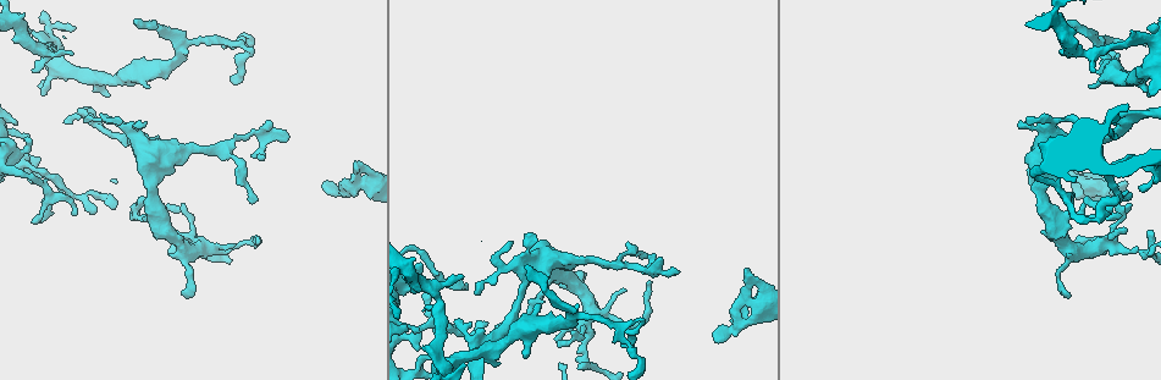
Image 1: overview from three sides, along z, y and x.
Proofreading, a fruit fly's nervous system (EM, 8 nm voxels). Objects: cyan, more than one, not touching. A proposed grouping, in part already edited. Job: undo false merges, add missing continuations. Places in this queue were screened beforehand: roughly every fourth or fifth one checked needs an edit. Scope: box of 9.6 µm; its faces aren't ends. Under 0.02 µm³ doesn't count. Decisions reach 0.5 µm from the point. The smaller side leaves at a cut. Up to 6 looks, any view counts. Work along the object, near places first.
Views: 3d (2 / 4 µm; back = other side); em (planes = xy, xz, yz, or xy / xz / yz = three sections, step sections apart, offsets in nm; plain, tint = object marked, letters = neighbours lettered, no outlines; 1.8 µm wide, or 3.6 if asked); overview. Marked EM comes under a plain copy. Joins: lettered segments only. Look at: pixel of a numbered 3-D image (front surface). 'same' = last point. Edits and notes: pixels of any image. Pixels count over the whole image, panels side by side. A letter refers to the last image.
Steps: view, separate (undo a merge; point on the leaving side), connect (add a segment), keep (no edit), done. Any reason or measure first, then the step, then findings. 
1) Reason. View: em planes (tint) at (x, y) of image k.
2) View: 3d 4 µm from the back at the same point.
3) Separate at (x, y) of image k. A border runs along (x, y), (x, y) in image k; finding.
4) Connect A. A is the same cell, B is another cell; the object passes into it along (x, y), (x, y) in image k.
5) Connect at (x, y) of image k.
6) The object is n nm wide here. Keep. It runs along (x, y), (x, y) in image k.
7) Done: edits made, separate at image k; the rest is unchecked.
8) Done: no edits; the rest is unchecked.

Free end. View: em xz step 8 (letters) at (1125, 182) of image 1.

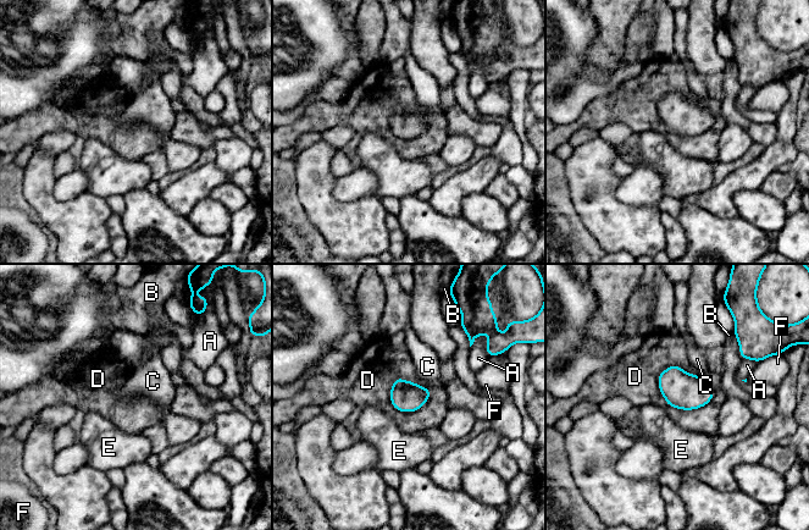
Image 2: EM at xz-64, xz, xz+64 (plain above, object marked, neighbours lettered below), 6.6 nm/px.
Keep. A, B, C, D, E and F are other cells; a border runs along (658, 374), (669, 406), (714, 396) in image 2; none of them fits.

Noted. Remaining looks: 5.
Three-way junction. View: 3d 2 µm at (1097, 44) of image 1.

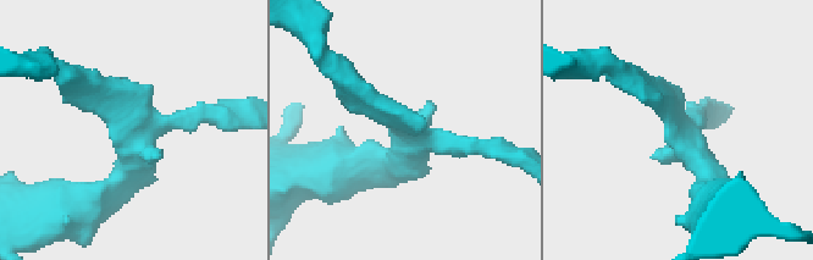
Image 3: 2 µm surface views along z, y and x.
3 arms meet here; the arms are 170, 180, 380 nm wide; now the EM. View: em yz step 16 (letters) at (690, 139) of image 3.

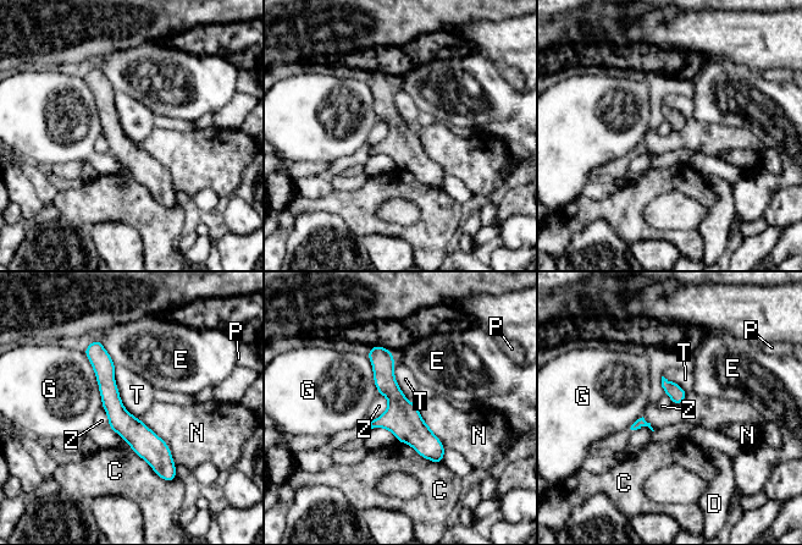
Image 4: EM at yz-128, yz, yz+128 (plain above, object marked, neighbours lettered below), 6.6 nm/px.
The object is 100 nm wide here; the longest contact is with T, 400 nm. Keep. C, D, E, G, N, P, T and Z are other cells; all the same neuron.

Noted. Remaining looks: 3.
Branch stops here. View: 3d 2 µm at (527, 264) of image 1.

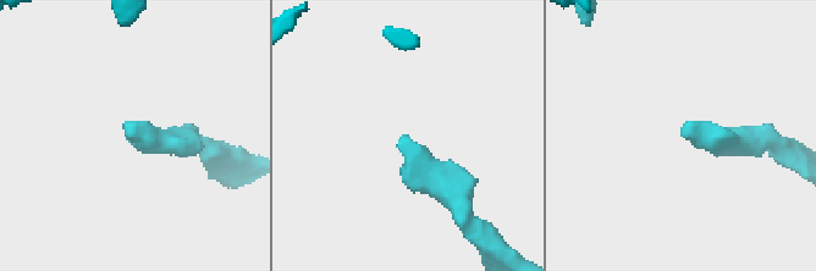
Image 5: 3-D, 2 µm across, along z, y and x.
View: em planes (letters) at (405, 136) of image 5.

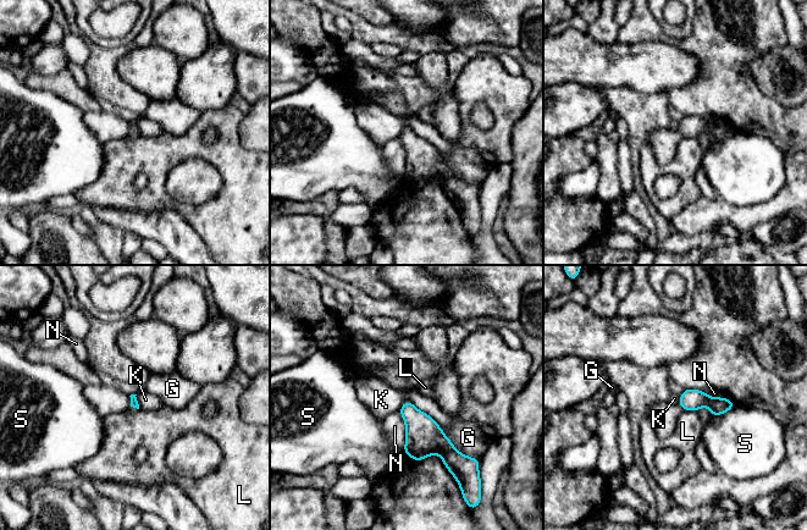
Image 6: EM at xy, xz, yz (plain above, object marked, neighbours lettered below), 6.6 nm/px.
The longest contact is with K, 300 nm. Keep. G, K, L, N and S are other cells; none of them fits.

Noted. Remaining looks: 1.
Done: no edits; the rest is unchecked.

